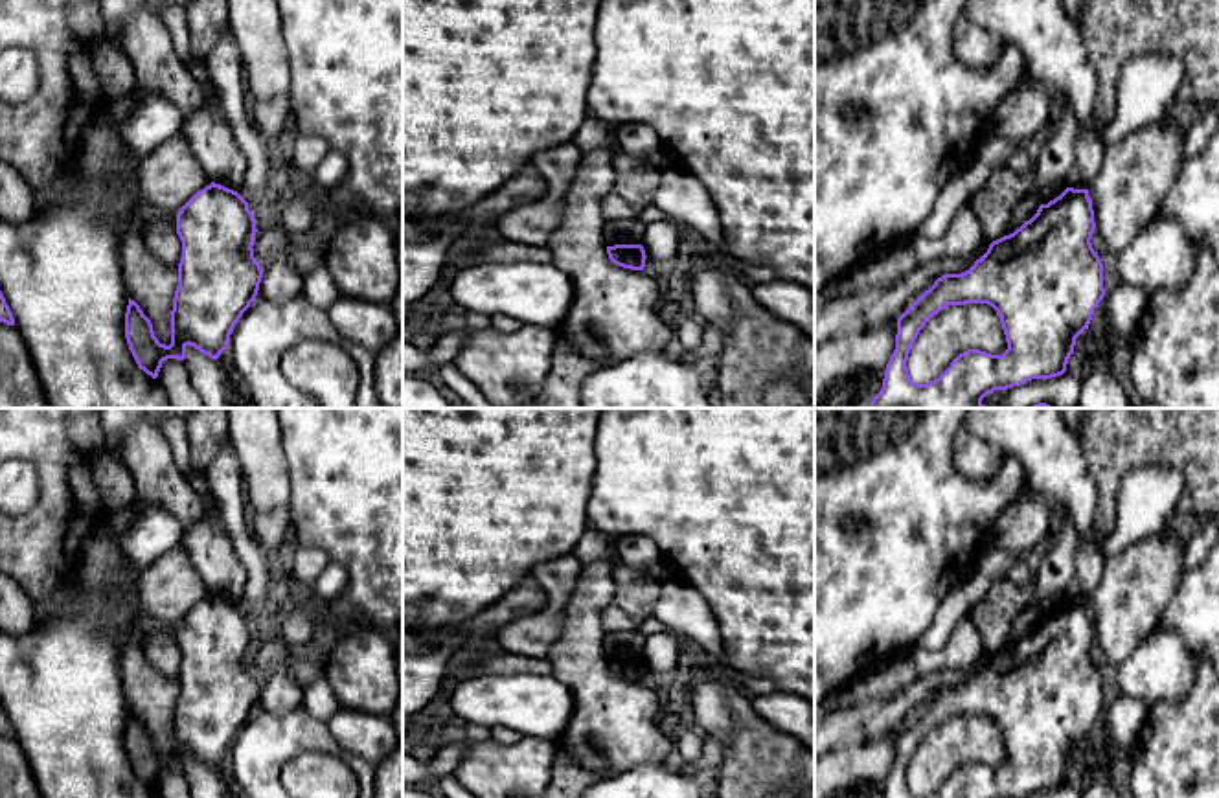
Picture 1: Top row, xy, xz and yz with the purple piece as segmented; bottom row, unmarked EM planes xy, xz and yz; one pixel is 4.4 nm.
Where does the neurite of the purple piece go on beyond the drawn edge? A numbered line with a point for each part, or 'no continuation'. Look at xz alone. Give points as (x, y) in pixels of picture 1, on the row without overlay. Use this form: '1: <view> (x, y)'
no continuation

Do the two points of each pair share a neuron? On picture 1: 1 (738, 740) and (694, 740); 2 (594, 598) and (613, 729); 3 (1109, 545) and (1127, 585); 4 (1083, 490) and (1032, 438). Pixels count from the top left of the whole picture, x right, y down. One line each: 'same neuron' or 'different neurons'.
1: different neurons
2: same neuron
3: different neurons
4: same neuron

